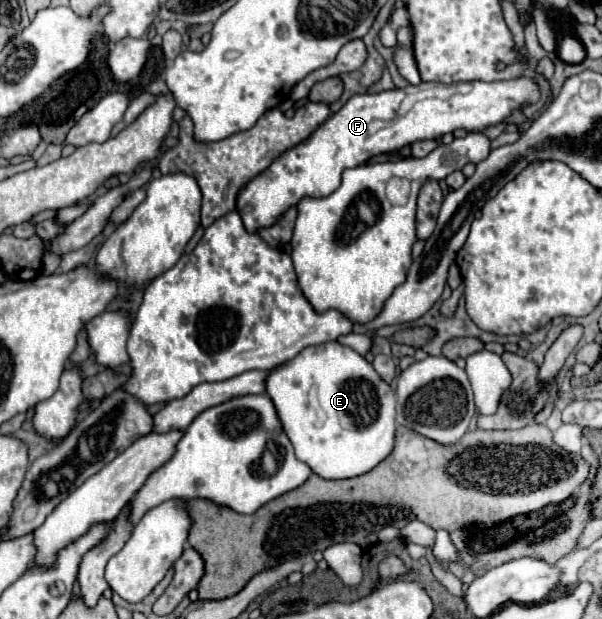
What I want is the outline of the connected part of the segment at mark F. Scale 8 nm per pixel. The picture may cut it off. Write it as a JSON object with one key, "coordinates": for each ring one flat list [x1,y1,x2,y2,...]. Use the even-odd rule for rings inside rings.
{"coordinates":[[525,77,493,83,421,83,377,95,353,95,305,141,275,157,263,173,241,187,237,195,237,209,241,209,245,203,255,207,253,213,241,215,245,229,249,229,249,233,259,233,261,229,269,229,279,223,287,209,297,205,303,197,327,197,341,185,341,173,345,169,357,167,375,155,399,151,401,147,419,139,437,139,455,129,483,131,485,127,501,123,511,111,527,103,535,103,537,99,539,89,535,81],[413,93,425,93,425,99,415,101,409,111,401,113,401,103]]}

